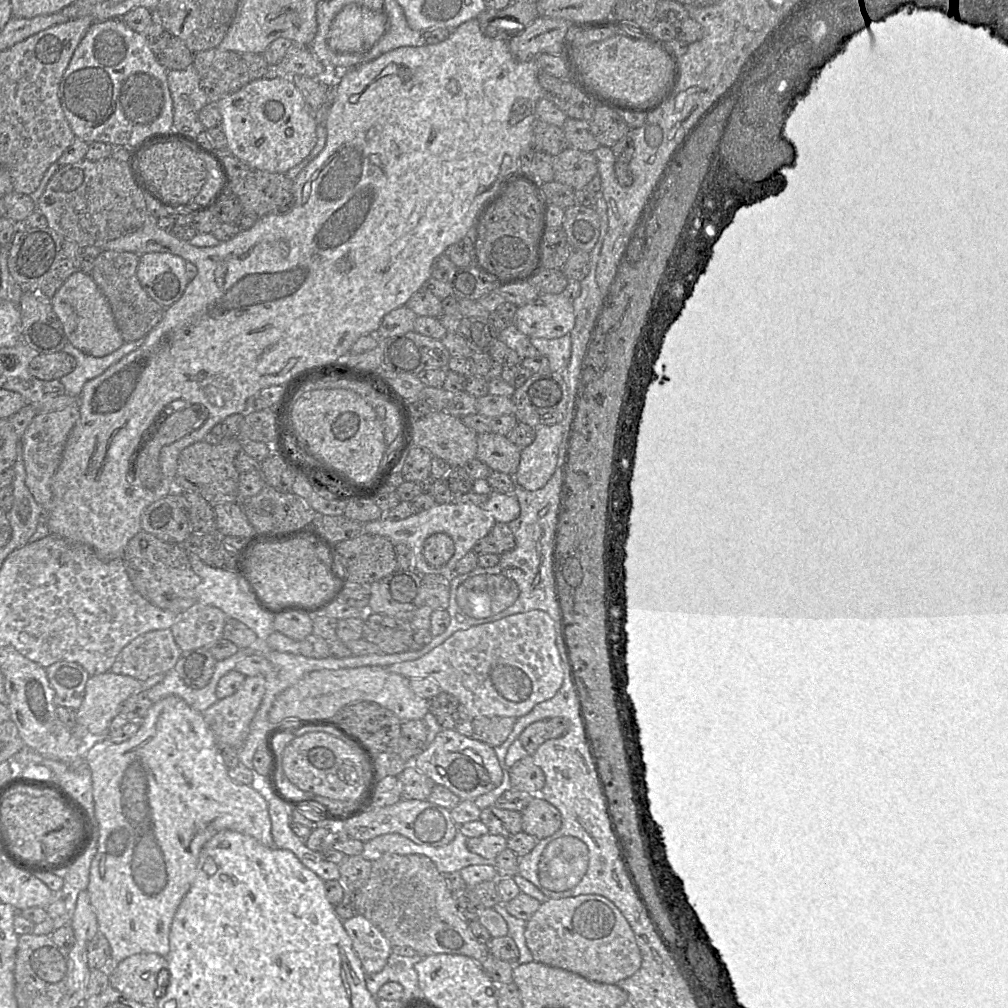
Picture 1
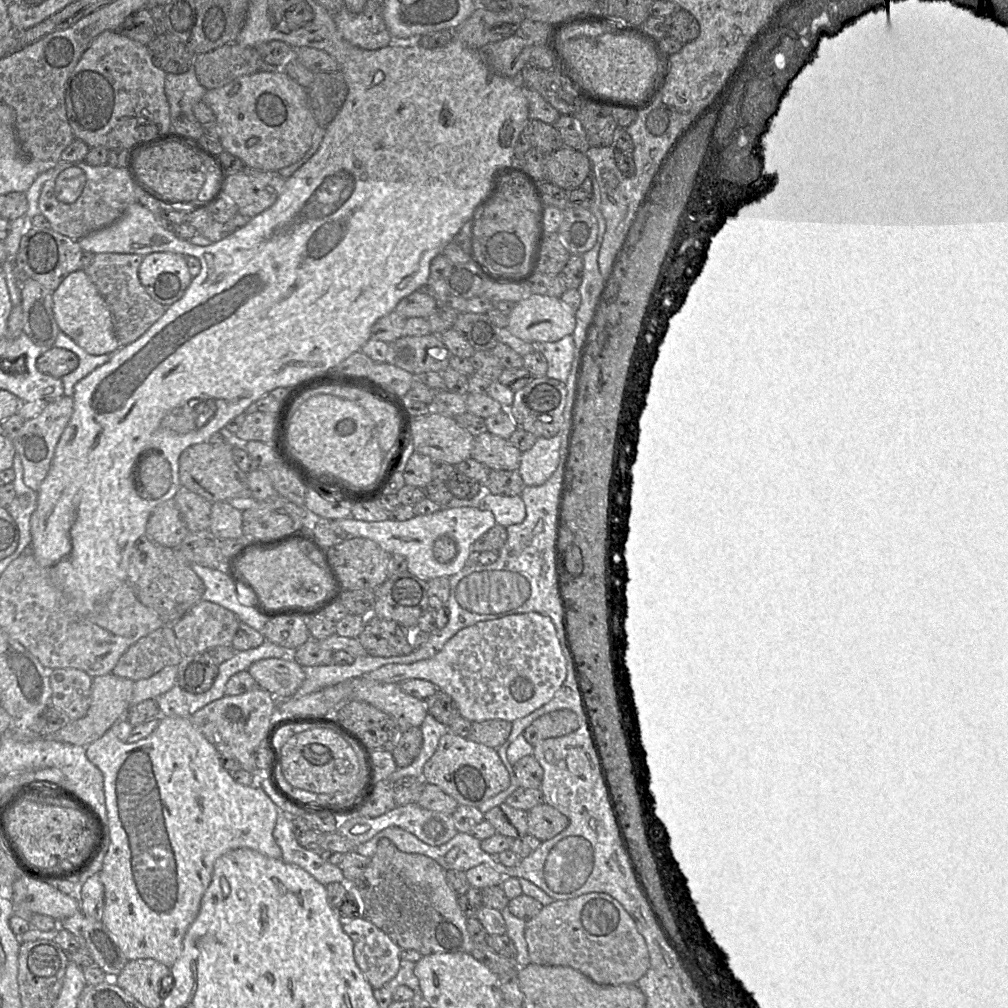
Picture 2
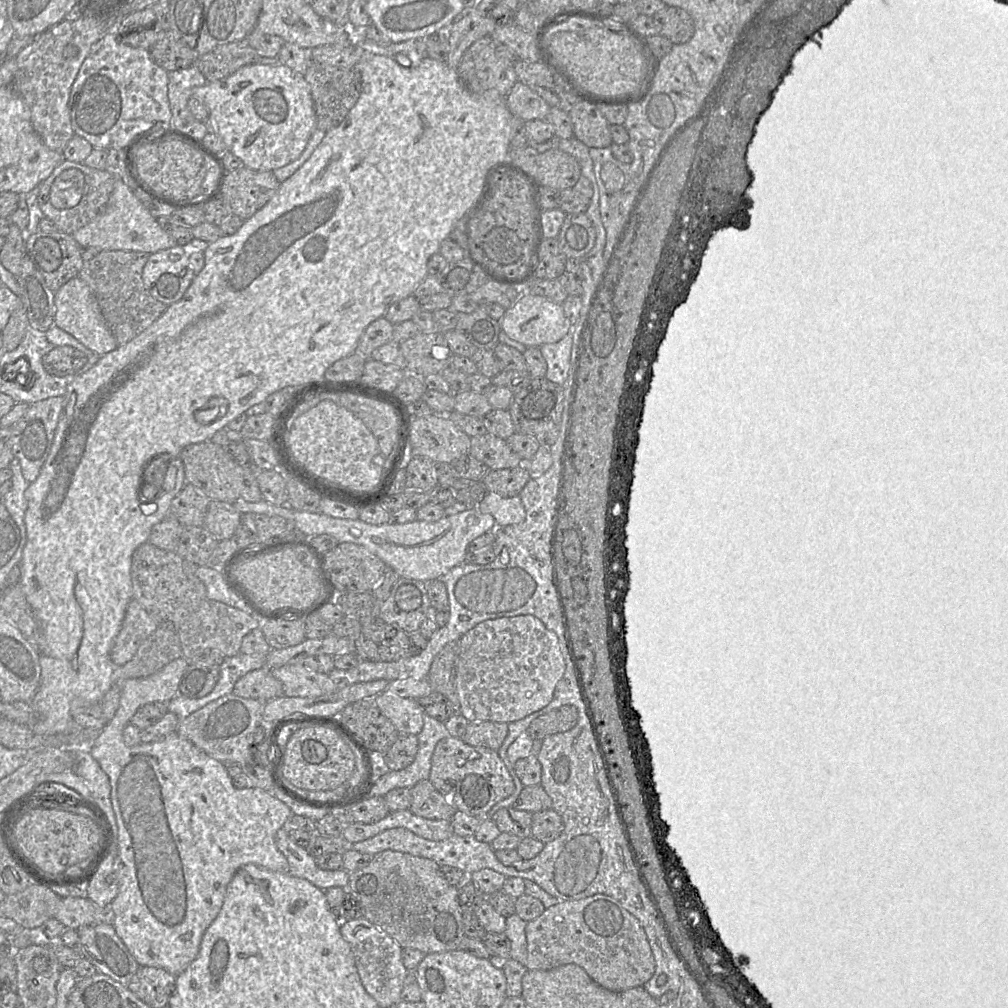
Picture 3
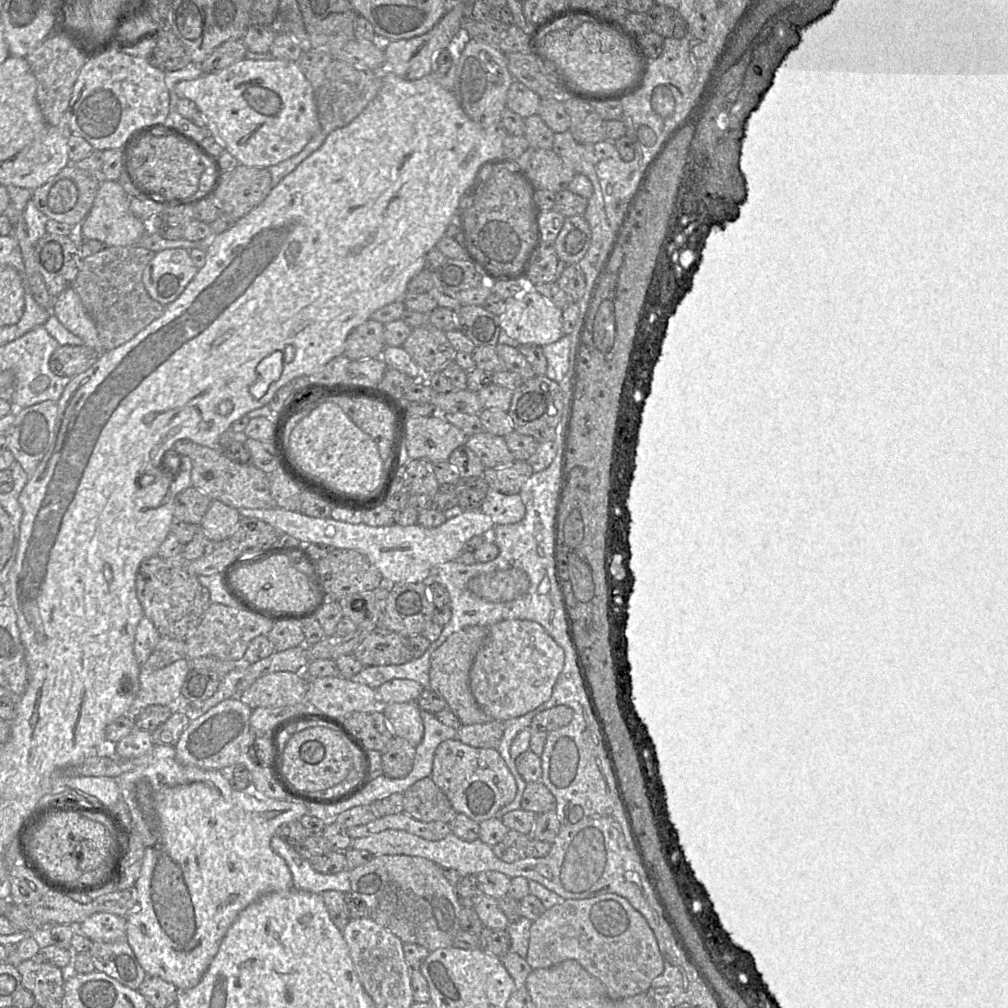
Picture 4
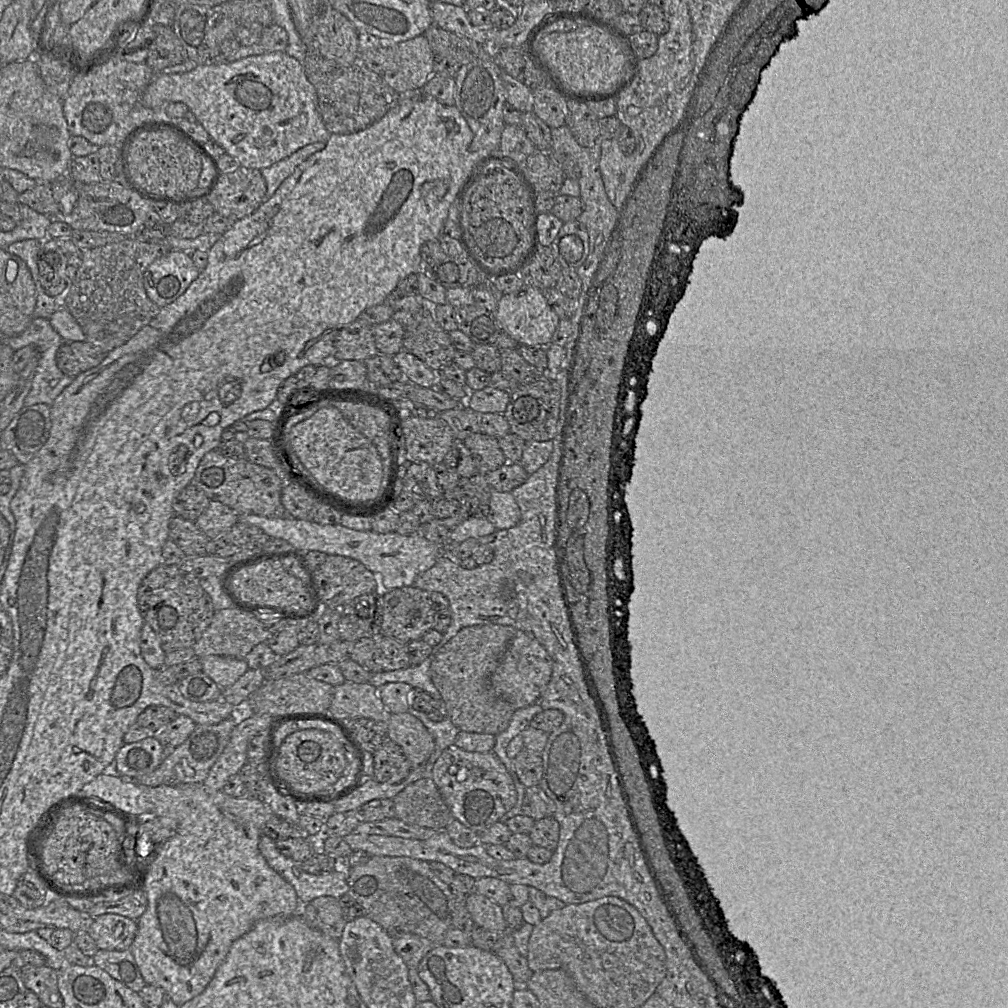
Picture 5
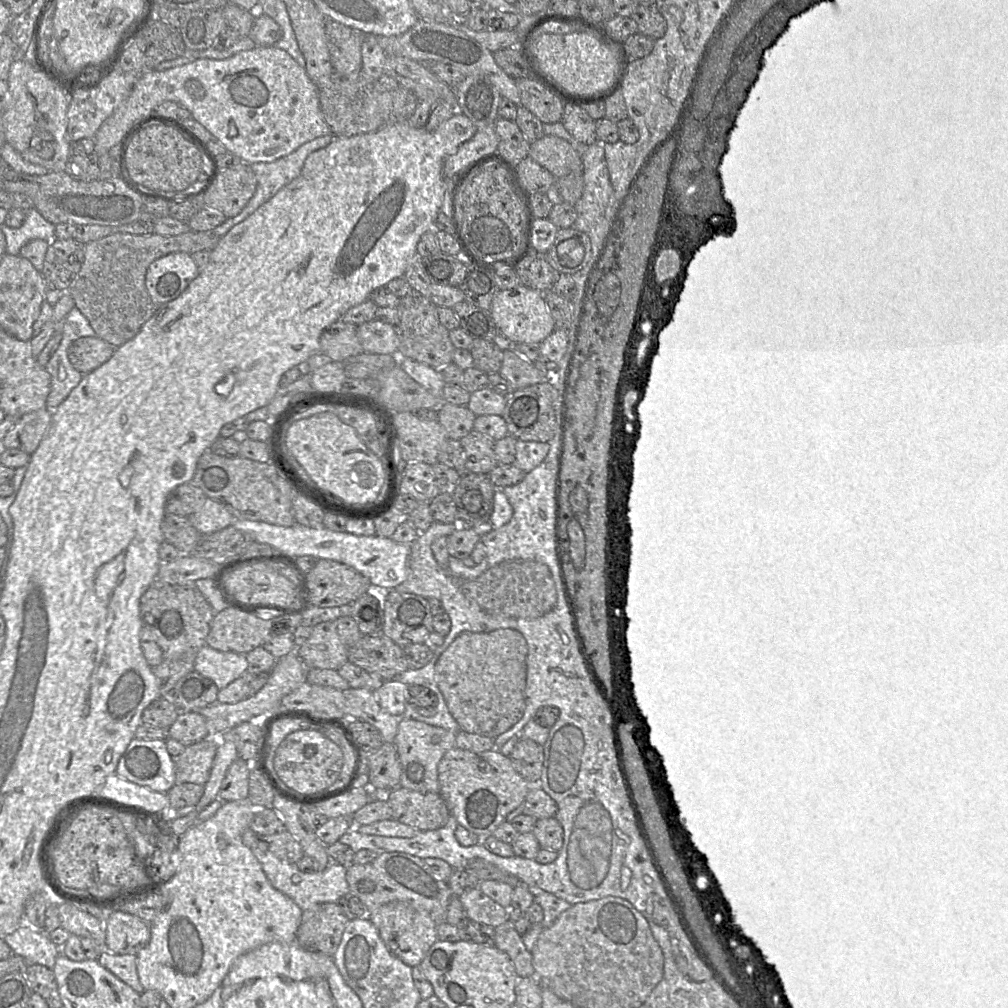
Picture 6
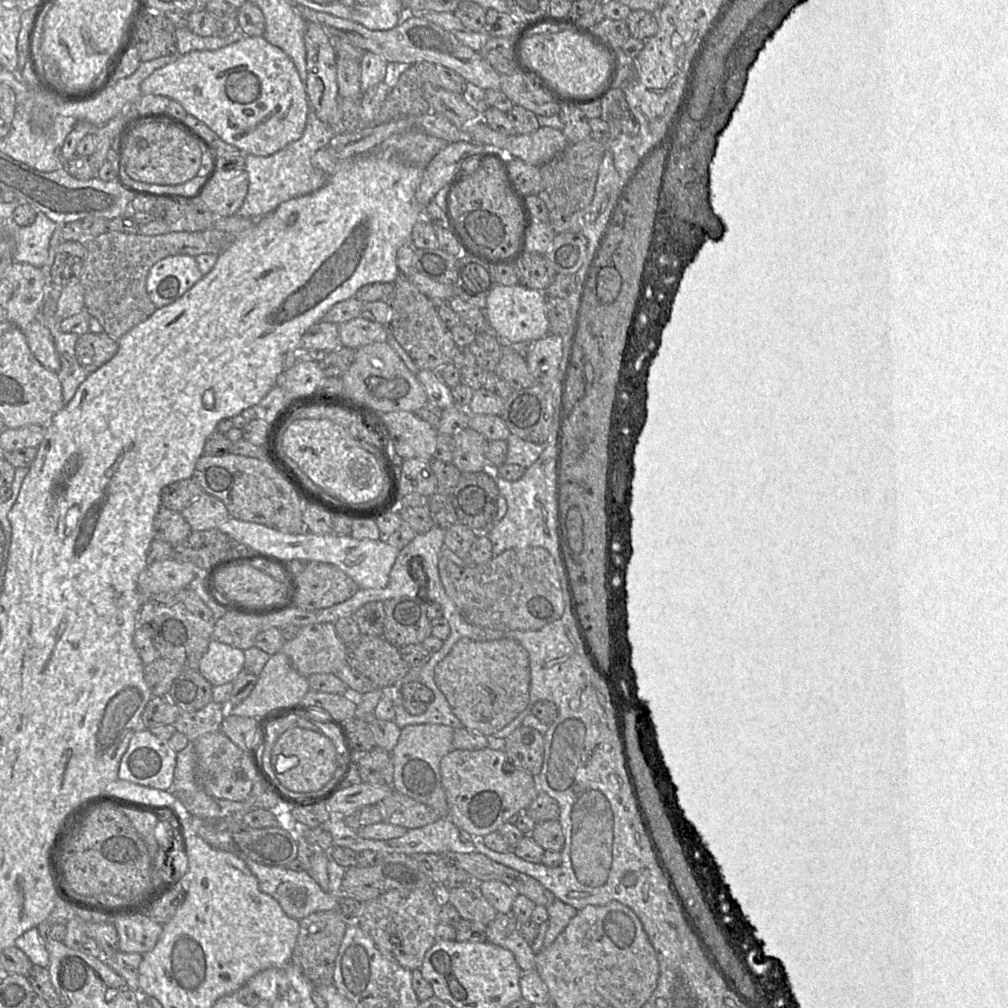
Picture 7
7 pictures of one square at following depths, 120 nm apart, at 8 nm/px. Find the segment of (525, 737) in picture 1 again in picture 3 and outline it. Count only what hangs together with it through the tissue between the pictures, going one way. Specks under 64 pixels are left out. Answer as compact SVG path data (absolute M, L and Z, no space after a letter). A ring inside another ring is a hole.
M562 705L534 719L526 732L533 740L543 740L547 736L571 730L577 721L577 708Z

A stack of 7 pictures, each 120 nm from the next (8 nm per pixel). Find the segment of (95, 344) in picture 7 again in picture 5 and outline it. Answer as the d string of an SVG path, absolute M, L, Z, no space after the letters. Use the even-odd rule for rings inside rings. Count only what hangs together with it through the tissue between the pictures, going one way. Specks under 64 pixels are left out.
M88 341L64 342L56 353L56 363L65 375L75 378L98 366L106 354Z

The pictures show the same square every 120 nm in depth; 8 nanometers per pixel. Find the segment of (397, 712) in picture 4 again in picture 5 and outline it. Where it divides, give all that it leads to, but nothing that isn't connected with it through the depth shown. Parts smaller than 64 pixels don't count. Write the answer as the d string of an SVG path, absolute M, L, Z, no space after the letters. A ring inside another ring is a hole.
M410 711L392 714L387 722L388 739L399 745L411 763L411 770L422 765L434 751L434 740L424 724Z

